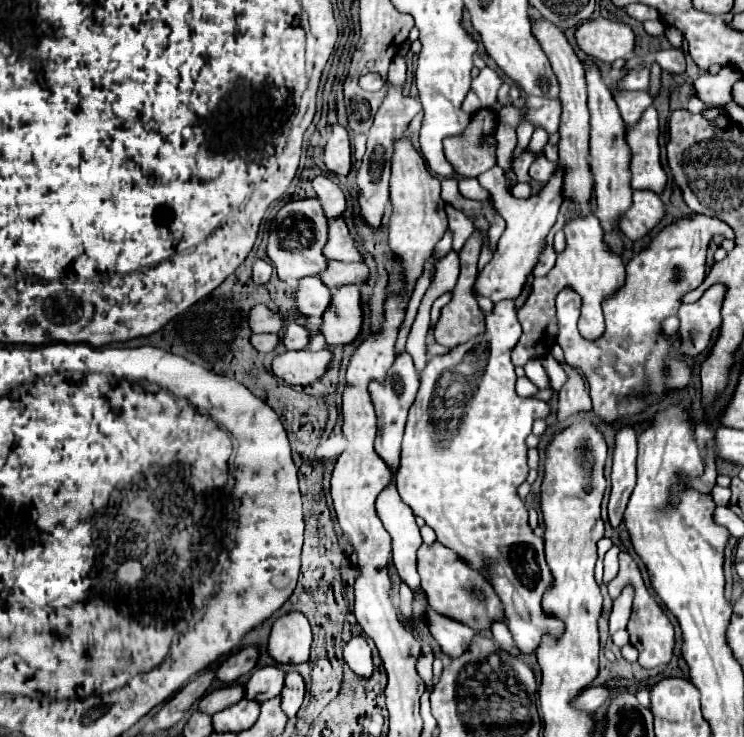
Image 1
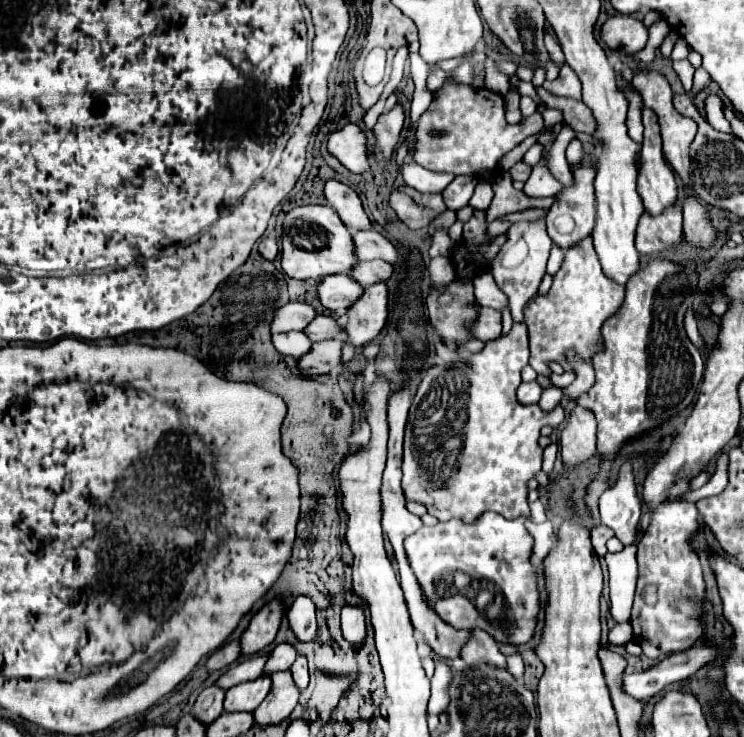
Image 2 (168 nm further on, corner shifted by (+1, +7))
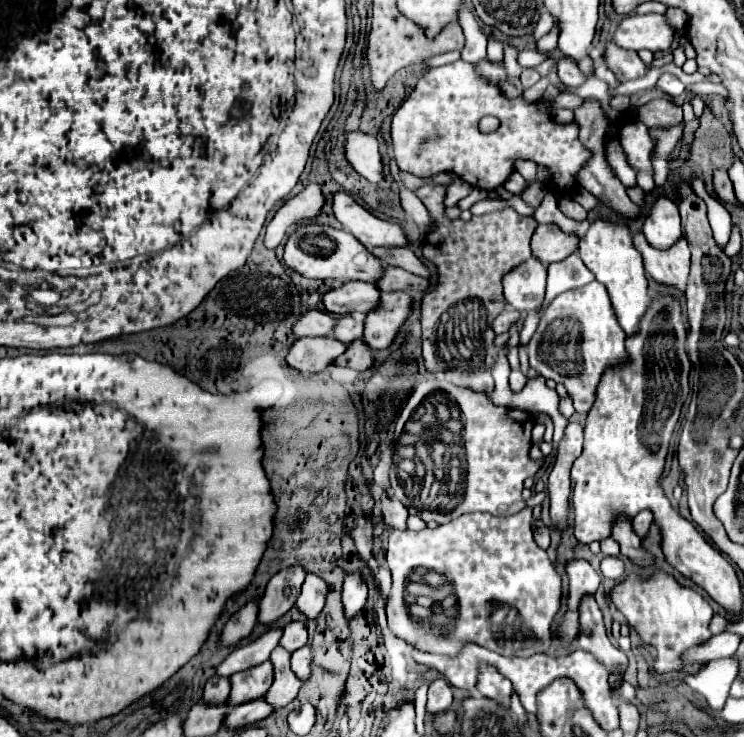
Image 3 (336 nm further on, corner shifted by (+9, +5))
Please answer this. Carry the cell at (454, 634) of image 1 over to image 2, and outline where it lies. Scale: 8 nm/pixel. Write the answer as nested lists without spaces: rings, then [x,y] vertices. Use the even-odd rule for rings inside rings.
[[[480,629],[472,631],[472,641],[470,641],[468,647],[464,647],[464,657],[462,659],[468,665],[488,663],[496,669],[506,669],[506,657],[496,649],[496,641]]]

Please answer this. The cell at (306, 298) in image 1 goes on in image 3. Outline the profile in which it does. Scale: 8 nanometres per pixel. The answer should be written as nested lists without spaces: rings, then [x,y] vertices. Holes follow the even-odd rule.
[[[346,281],[344,285],[324,293],[322,303],[328,313],[337,316],[360,316],[367,314],[378,305],[380,291],[374,283]]]

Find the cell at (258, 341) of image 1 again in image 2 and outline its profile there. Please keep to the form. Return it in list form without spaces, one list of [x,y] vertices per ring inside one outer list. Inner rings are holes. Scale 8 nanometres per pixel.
[[[306,333],[272,335],[272,343],[282,355],[290,355],[294,359],[300,359],[302,355],[306,355],[312,349],[312,341],[308,339]]]

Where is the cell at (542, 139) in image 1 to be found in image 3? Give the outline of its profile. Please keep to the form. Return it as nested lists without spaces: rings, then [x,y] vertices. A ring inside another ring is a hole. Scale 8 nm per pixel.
[[[555,22],[555,25],[550,33],[542,37],[542,39],[536,43],[537,49],[543,53],[548,53],[554,50],[557,47],[558,35],[558,24]]]

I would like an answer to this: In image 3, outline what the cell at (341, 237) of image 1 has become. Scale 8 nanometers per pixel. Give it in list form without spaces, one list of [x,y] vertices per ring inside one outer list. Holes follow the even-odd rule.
[[[372,247],[370,251],[386,265],[400,267],[400,269],[416,273],[420,277],[430,277],[428,267],[408,247],[394,247],[394,249],[390,249],[390,247]]]

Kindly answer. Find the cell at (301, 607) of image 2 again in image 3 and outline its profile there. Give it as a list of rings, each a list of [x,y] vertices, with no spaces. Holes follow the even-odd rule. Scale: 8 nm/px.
[[[306,575],[304,583],[302,583],[302,591],[300,591],[298,599],[296,599],[296,609],[298,609],[308,621],[316,619],[318,613],[322,611],[322,607],[324,607],[326,591],[328,591],[328,587],[326,587],[326,583],[324,583],[320,577],[316,577],[316,575]]]

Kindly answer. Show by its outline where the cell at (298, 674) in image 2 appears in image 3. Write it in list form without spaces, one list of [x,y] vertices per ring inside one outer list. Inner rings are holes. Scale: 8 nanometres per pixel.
[[[300,647],[300,651],[292,653],[290,667],[296,673],[296,677],[300,677],[300,681],[306,681],[310,675],[310,657],[312,657],[310,647]]]

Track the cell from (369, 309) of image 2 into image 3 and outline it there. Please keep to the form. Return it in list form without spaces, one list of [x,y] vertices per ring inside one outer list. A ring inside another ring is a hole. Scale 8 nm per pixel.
[[[406,291],[380,293],[380,307],[370,311],[364,319],[364,337],[372,349],[388,349],[398,327],[410,313],[410,295]]]

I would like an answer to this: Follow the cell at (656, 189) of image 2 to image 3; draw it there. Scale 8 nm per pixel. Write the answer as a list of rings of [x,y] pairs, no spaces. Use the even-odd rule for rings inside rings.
[[[658,197],[650,207],[650,213],[644,217],[642,231],[652,247],[668,249],[676,239],[682,237],[676,203],[668,197]]]

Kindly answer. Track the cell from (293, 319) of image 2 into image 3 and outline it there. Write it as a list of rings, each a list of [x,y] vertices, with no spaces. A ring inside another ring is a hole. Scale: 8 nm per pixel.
[[[304,309],[300,317],[292,323],[290,331],[296,337],[306,335],[330,335],[330,329],[334,325],[334,317],[330,313],[322,313],[316,309]]]

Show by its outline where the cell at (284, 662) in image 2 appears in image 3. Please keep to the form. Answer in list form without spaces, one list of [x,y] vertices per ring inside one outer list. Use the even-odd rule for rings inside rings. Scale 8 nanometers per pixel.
[[[300,621],[288,623],[284,627],[284,633],[282,633],[278,645],[284,647],[286,651],[290,651],[290,653],[294,653],[296,649],[304,647],[306,645],[306,627],[304,627],[304,623],[300,623]]]

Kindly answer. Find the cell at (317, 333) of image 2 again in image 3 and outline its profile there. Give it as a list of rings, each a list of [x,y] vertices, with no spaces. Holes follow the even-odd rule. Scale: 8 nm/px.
[[[336,317],[336,327],[332,327],[332,337],[350,343],[354,339],[362,337],[362,321],[356,321],[352,317]]]

